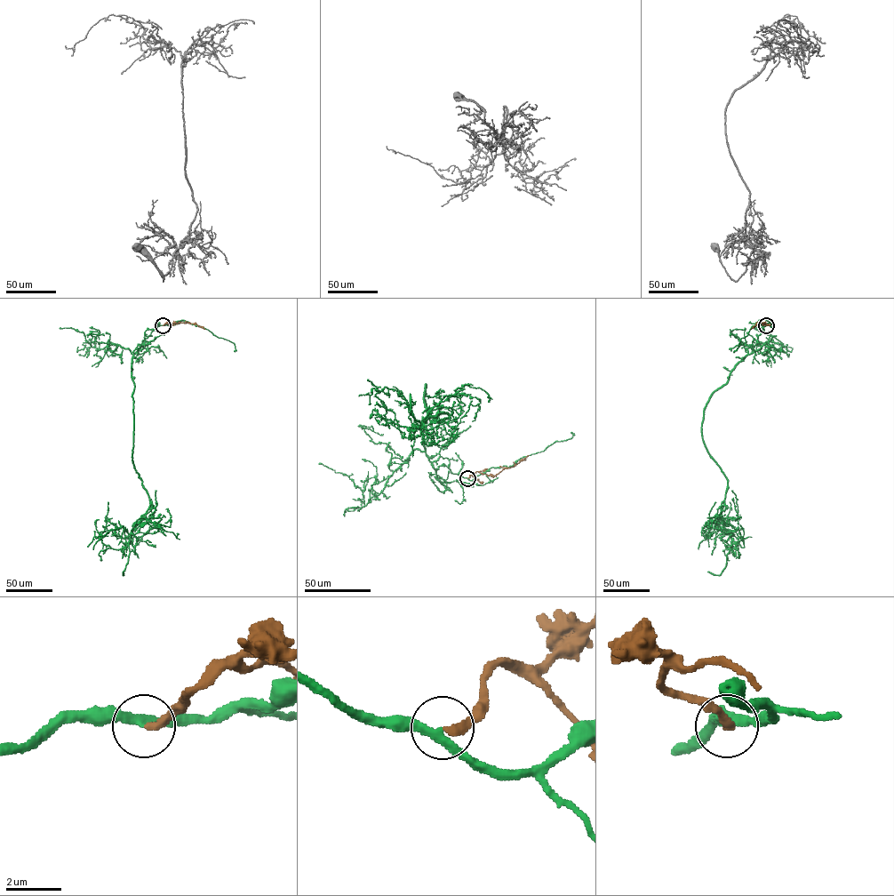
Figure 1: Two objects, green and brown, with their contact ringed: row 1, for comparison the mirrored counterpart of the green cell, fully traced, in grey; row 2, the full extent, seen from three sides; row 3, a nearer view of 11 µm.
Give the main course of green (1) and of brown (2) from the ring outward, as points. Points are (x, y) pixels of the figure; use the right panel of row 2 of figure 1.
1: (766, 325), (703, 413), (731, 539), (703, 534), (729, 501)
2: (766, 325), (760, 323), (750, 329)

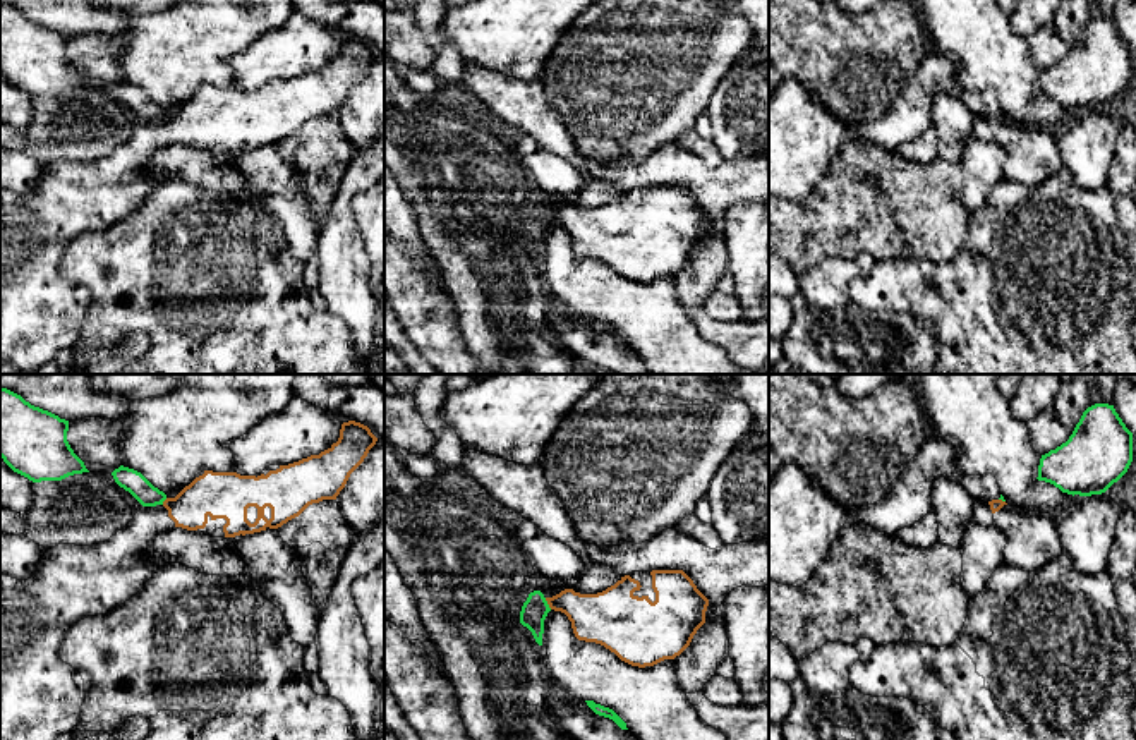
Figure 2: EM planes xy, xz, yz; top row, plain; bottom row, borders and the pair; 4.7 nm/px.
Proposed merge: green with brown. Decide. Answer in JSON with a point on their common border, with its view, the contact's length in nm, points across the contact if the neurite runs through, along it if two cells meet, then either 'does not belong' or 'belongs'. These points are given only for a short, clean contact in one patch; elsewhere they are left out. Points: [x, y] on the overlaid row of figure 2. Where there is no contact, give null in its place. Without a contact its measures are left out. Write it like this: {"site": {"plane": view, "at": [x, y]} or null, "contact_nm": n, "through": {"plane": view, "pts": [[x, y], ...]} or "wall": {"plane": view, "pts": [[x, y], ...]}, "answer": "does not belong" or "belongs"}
{"site": {"plane": "xz", "at": [546, 603]}, "contact_nm": 70, "wall": {"plane": "xz", "pts": [[544, 598], [551, 608]]}, "answer": "does not belong"}

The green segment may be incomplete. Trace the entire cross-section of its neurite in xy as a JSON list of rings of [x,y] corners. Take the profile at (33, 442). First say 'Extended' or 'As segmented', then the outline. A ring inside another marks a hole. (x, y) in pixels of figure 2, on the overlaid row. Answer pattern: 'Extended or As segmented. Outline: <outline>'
As segmented. Outline: [[[0,388],[0,457],[33,482],[89,472],[67,441],[69,421]]]

